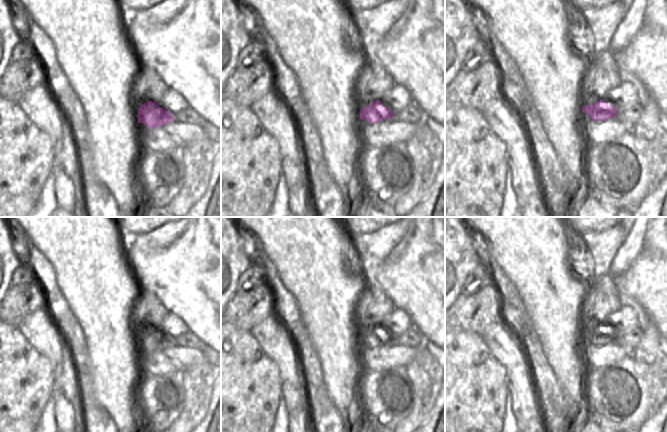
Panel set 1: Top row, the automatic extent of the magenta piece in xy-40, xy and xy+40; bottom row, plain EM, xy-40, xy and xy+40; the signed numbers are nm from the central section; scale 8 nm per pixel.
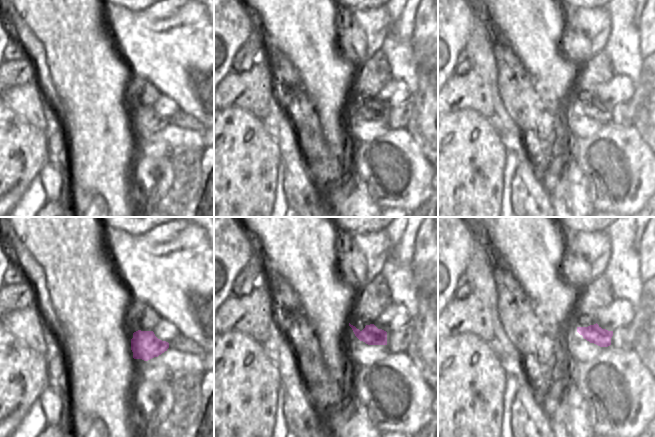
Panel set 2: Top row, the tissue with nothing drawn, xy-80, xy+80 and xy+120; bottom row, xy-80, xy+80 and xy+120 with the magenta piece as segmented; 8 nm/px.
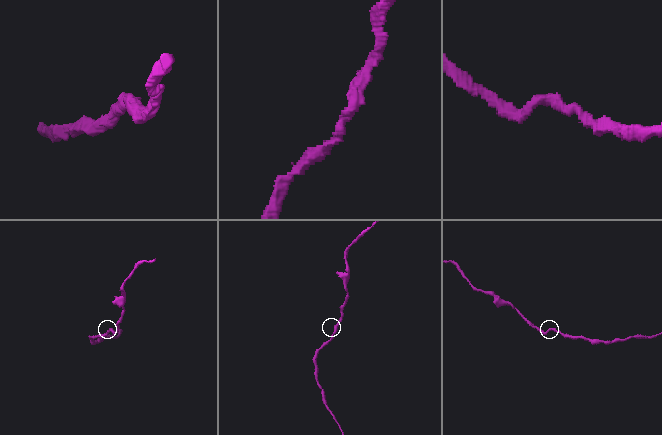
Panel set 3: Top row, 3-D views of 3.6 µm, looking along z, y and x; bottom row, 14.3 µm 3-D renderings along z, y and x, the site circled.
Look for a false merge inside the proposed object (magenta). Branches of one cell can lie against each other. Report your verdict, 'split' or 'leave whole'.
leave whole

